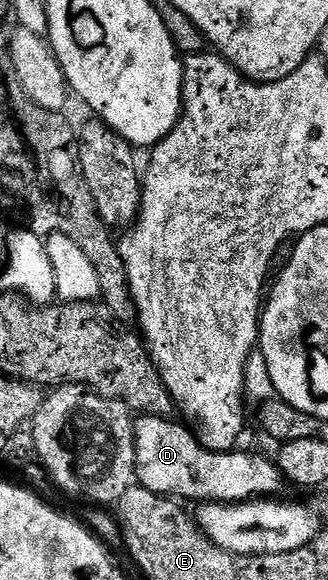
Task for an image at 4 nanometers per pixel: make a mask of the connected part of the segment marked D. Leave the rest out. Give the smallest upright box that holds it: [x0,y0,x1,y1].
[134,414,284,503]

